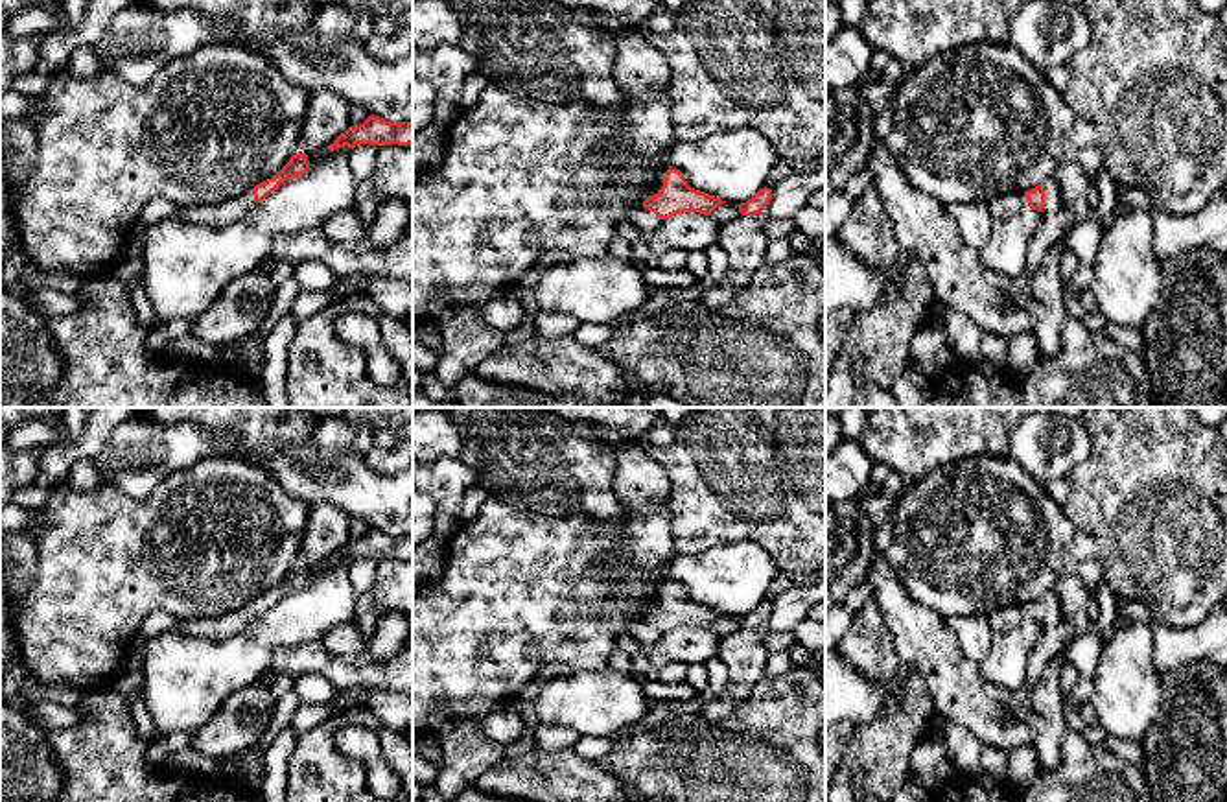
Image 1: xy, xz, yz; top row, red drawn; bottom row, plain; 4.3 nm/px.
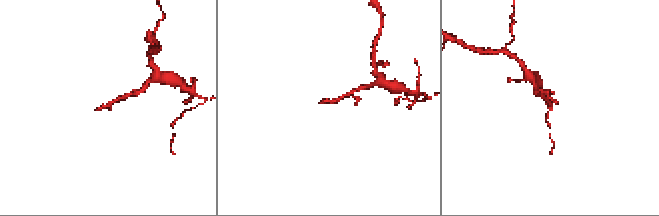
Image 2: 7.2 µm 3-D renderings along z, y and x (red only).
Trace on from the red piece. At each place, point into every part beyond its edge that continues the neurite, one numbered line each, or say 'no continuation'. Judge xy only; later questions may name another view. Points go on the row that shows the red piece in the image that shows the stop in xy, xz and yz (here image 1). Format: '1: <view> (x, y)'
1: xy (222, 214)

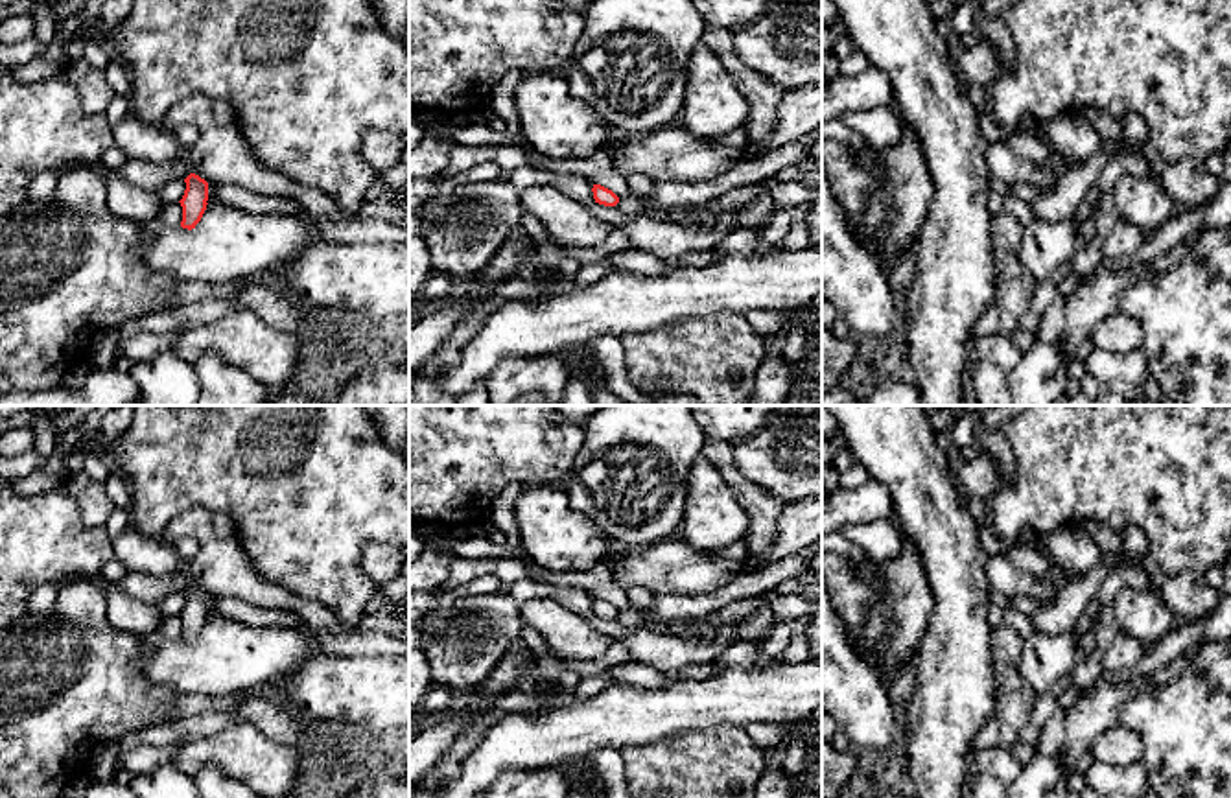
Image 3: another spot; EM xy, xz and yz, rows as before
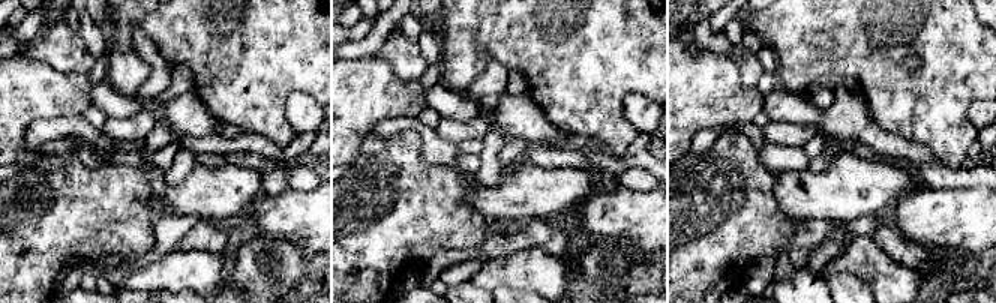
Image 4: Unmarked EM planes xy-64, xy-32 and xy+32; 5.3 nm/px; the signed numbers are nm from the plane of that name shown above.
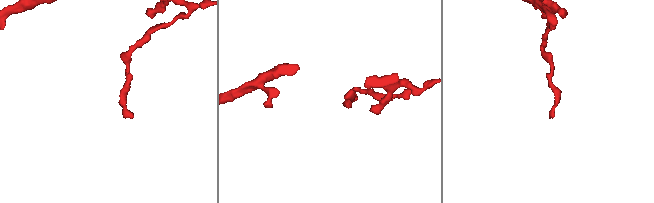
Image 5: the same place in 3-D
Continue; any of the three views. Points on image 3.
no continuation

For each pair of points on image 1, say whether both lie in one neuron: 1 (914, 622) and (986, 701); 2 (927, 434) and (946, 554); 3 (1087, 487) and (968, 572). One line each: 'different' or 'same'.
1: same
2: different
3: different

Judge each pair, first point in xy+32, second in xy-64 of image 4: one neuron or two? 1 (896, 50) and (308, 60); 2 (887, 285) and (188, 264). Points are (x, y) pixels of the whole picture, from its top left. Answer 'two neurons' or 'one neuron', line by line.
1: one neuron
2: one neuron

